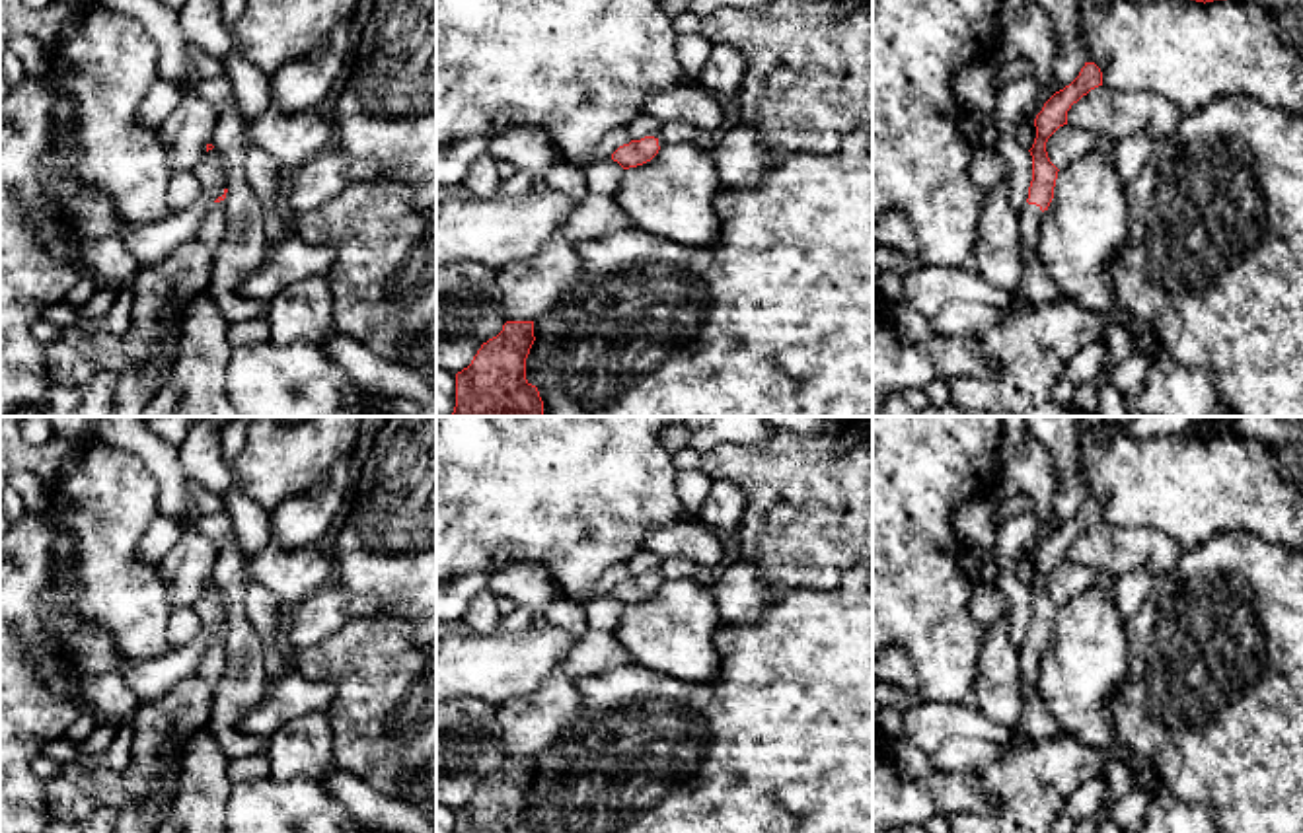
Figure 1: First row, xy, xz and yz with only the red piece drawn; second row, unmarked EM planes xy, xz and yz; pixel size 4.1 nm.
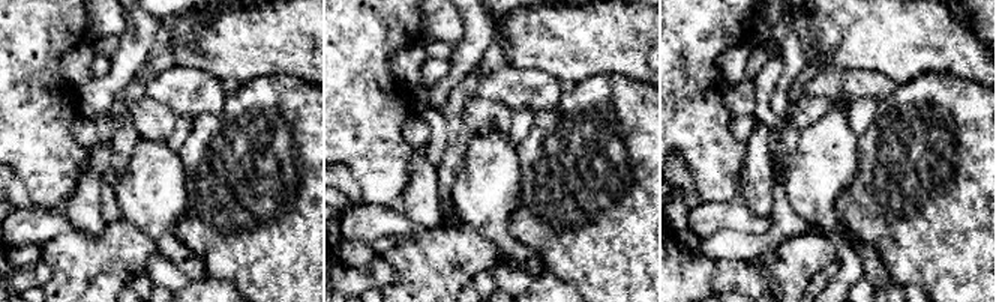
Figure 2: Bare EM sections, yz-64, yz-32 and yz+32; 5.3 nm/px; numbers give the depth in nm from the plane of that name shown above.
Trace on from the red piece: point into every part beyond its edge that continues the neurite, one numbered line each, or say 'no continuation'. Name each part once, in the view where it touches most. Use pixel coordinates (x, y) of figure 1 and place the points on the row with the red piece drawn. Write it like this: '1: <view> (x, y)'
1: yz (1029, 218)

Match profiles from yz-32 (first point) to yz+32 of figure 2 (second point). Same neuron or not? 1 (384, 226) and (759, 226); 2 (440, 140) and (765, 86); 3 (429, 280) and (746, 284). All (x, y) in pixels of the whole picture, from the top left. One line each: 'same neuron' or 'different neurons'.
1: same neuron
2: same neuron
3: different neurons

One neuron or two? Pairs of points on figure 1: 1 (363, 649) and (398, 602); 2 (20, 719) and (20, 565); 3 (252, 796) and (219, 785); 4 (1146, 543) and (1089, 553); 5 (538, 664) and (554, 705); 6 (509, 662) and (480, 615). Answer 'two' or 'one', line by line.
1: two
2: one
3: two
4: one
5: two
6: two

